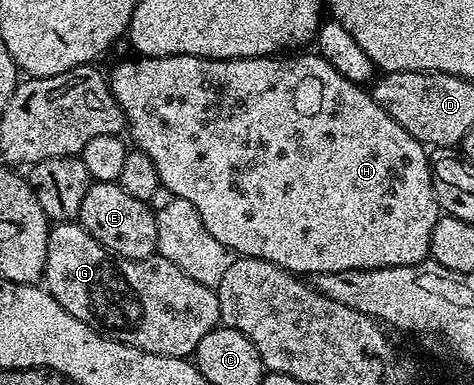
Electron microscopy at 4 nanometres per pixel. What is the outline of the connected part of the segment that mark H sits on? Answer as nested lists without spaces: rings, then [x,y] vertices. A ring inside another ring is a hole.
[[[291,53],[286,57],[272,57],[270,55],[262,55],[260,59],[202,59],[196,55],[166,55],[165,57],[134,57],[135,59],[127,59],[124,63],[116,65],[112,71],[109,71],[109,86],[113,97],[117,101],[117,105],[121,105],[123,110],[123,118],[125,120],[126,130],[131,131],[130,142],[134,144],[140,151],[144,151],[149,157],[149,161],[153,161],[153,169],[157,169],[157,177],[164,192],[168,196],[184,198],[196,207],[196,211],[201,222],[206,229],[221,243],[239,257],[249,259],[264,259],[278,267],[284,267],[300,277],[314,277],[320,275],[322,271],[344,271],[345,269],[385,269],[386,267],[400,267],[401,265],[413,265],[421,263],[431,254],[431,238],[433,237],[433,225],[439,220],[440,210],[439,203],[435,199],[435,190],[433,189],[433,181],[431,180],[431,160],[429,151],[424,144],[419,143],[409,133],[405,133],[405,129],[401,129],[401,125],[397,125],[397,121],[393,121],[393,117],[389,117],[389,113],[385,113],[385,109],[381,109],[381,105],[377,105],[377,101],[373,101],[370,90],[364,89],[360,84],[349,81],[345,77],[341,77],[341,73],[337,73],[337,69],[333,69],[333,65],[329,65],[329,61],[325,61],[317,53],[311,55],[303,55],[307,53]]]

